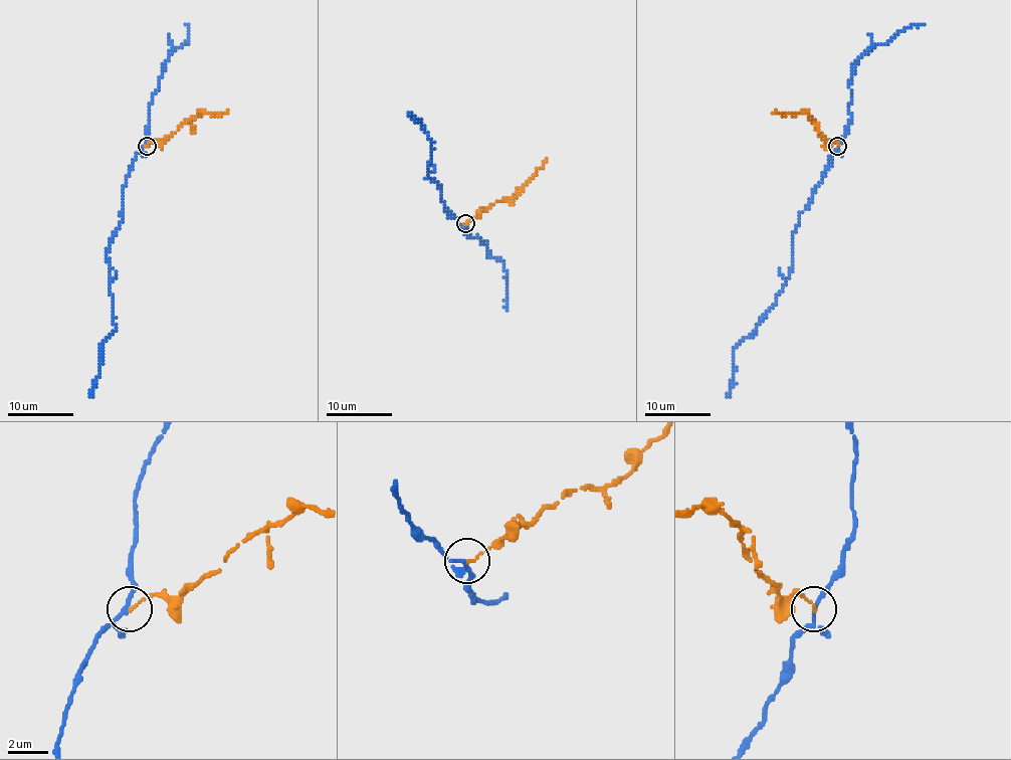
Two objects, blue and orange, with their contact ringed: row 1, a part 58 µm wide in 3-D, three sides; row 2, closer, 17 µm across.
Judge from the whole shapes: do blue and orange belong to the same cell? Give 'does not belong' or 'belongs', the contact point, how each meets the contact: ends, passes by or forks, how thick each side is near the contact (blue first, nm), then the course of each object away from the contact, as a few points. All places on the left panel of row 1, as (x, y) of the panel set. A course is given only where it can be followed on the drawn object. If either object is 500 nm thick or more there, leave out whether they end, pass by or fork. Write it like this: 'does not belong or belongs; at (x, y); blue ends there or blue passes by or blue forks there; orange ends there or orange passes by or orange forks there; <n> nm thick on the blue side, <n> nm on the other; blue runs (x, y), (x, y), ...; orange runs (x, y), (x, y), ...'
does not belong; at (147, 146); blue passes by; orange ends there; 200 nm thick on the blue side, 150 nm on the other; blue runs (146, 145), (135, 157), (128, 172), (120, 226), (107, 252), (115, 332), (99, 348), (96, 384), (90, 397); orange runs (146, 145), (164, 142), (200, 114), (227, 113)

